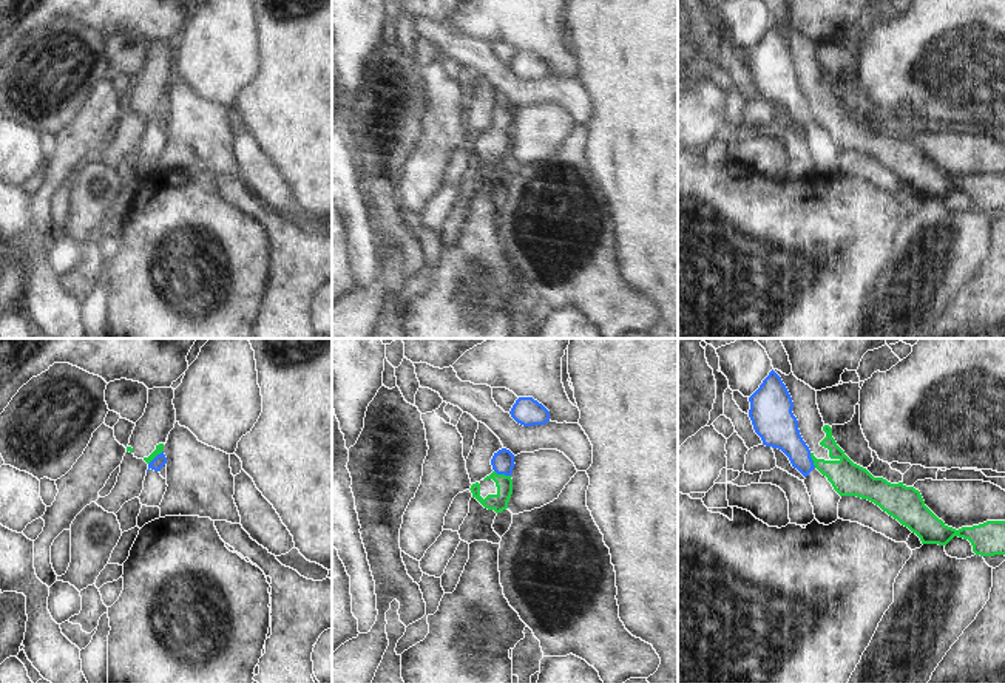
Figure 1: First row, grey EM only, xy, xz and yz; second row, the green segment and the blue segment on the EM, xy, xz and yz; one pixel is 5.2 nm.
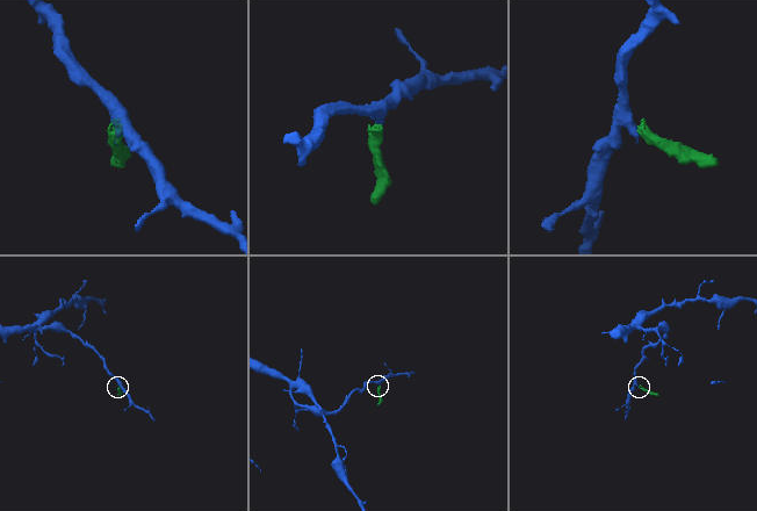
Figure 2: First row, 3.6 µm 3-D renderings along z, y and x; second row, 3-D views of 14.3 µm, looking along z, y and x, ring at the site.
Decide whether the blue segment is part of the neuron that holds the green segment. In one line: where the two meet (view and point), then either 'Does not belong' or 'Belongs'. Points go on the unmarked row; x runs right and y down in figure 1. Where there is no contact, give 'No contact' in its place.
Touches green at xz (502, 129). Does not belong

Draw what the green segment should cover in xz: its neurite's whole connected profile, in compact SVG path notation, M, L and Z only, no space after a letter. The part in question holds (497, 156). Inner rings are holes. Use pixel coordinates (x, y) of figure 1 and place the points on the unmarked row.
M497 128L489 130L471 139L472 151L475 151L485 162L500 167L508 162L513 148L511 130Z

